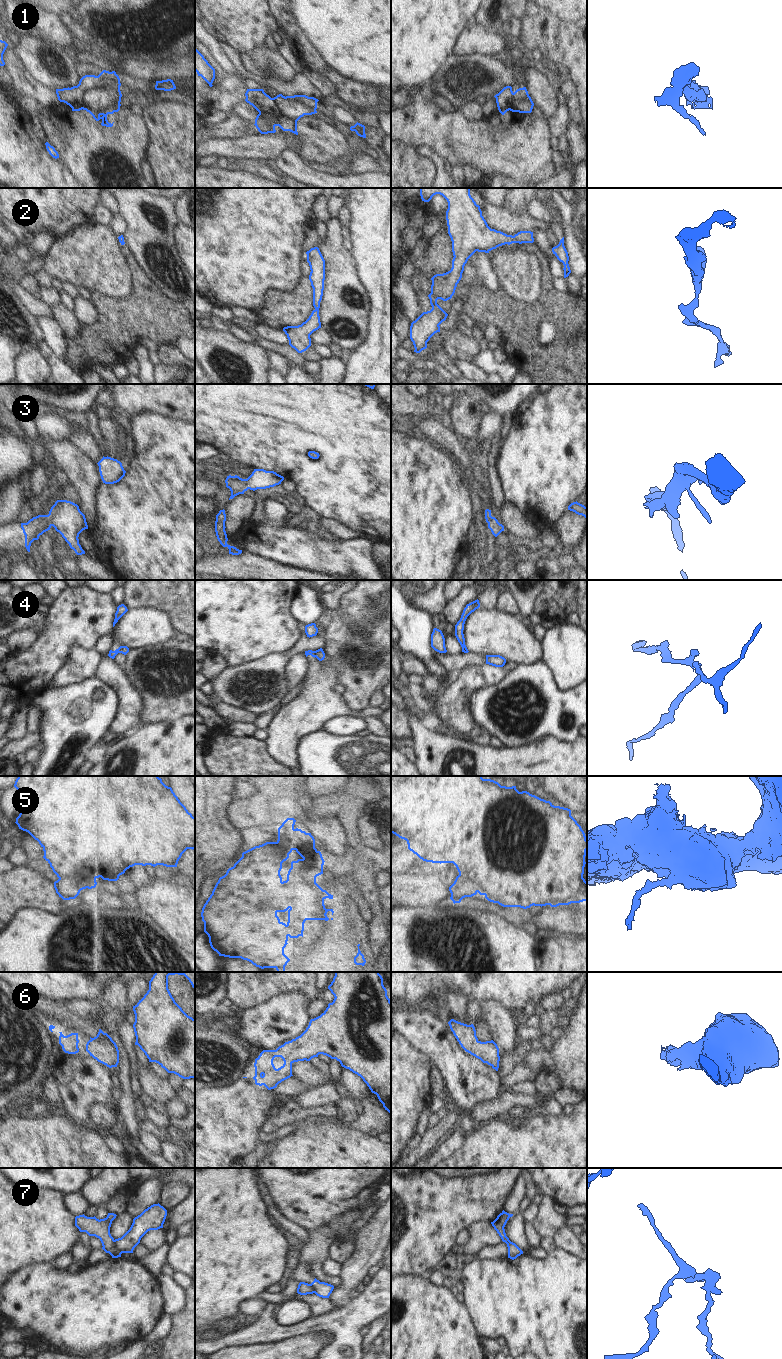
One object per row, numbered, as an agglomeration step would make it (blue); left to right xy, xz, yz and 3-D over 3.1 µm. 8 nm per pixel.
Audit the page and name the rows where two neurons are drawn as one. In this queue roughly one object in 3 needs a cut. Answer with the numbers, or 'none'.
4, 5, 7.

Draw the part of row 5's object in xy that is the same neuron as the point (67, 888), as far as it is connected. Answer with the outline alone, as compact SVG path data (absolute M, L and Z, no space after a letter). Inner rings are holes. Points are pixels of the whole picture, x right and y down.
M73 876L58 879L54 882L56 893L63 900L75 899L81 890L88 888L86 884L79 884Z

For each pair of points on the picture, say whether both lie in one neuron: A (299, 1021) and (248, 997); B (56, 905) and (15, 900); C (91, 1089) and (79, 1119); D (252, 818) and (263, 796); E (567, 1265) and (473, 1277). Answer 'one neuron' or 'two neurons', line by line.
A: two neurons
B: one neuron
C: one neuron
D: one neuron
E: one neuron

